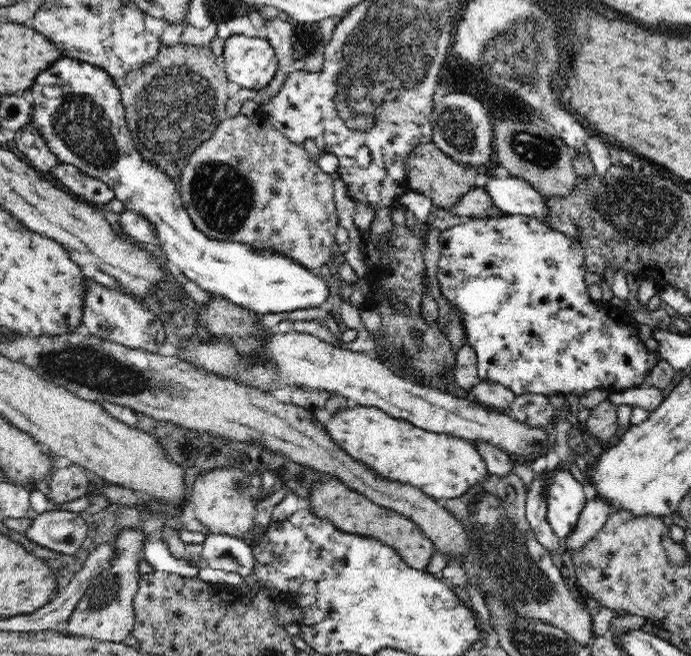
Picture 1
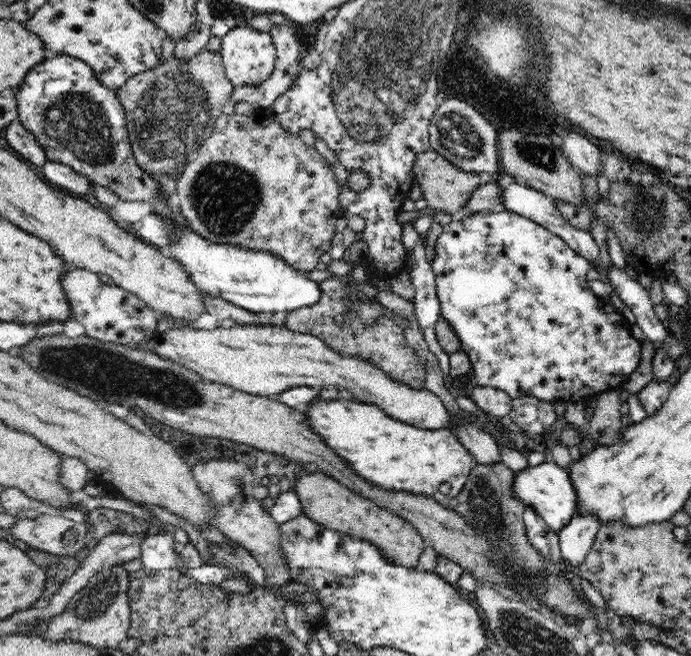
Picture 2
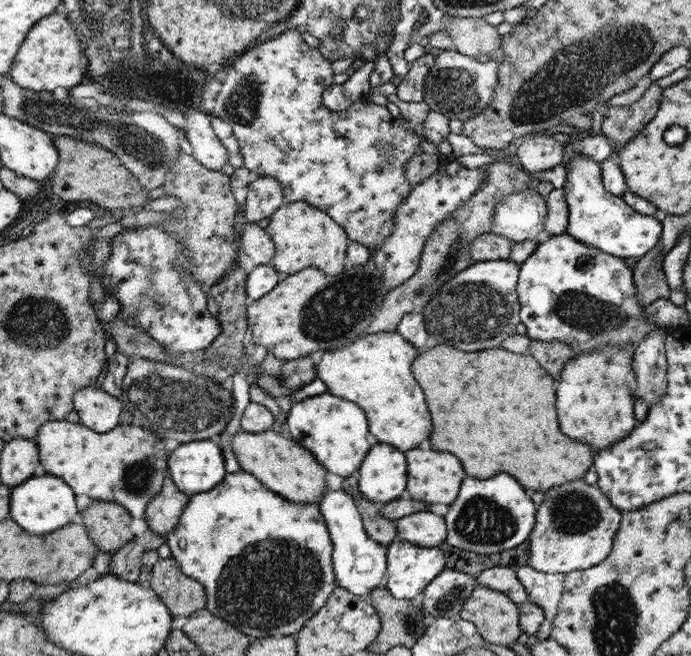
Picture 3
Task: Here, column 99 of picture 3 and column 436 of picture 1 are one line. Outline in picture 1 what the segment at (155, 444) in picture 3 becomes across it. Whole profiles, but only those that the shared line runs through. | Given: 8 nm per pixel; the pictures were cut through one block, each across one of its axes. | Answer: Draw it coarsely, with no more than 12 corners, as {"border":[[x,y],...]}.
{"border":[[348,402],[329,436],[441,502],[487,482],[469,441]]}

